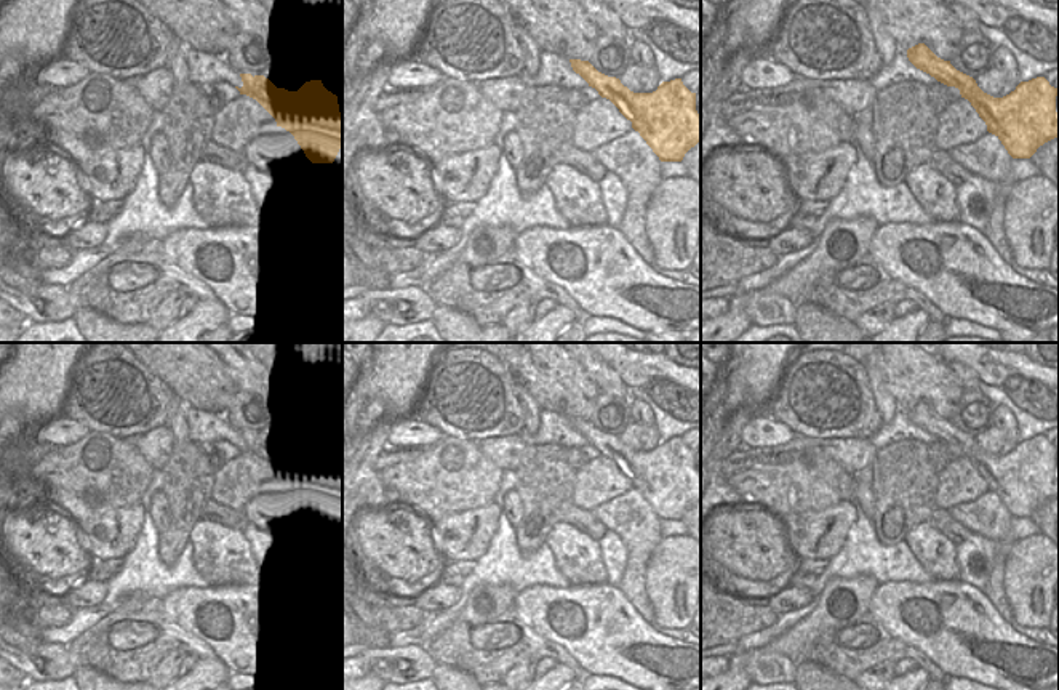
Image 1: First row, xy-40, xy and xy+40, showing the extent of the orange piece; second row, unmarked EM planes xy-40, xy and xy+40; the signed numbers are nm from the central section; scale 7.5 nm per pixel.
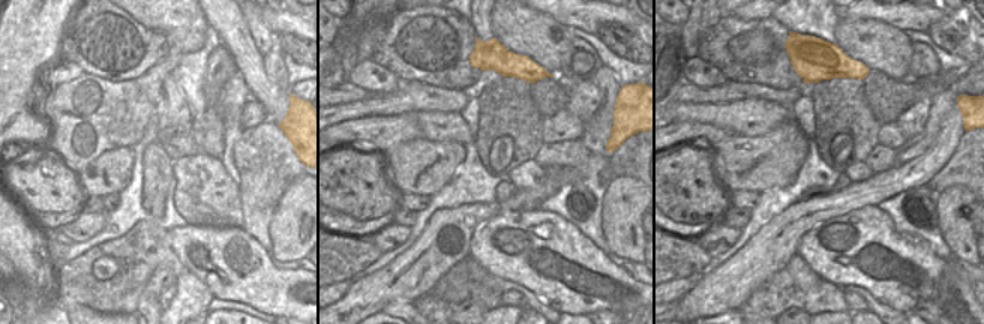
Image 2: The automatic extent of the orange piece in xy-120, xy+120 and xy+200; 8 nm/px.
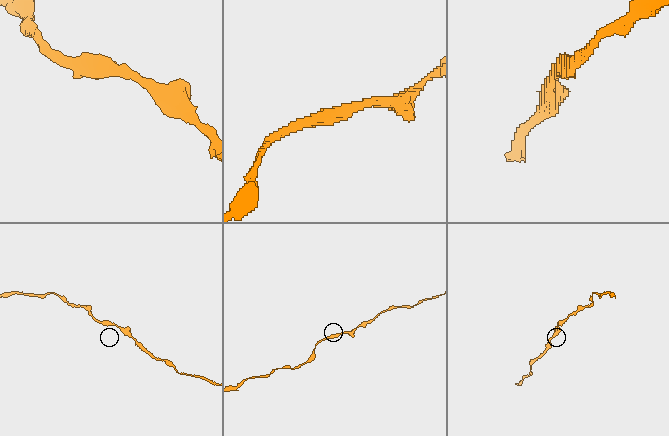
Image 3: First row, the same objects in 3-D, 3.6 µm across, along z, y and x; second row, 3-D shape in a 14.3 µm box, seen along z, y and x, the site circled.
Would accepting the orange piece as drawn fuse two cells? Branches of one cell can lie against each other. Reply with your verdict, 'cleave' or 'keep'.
keep

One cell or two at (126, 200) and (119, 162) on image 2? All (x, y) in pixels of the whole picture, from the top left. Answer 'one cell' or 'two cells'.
two cells

